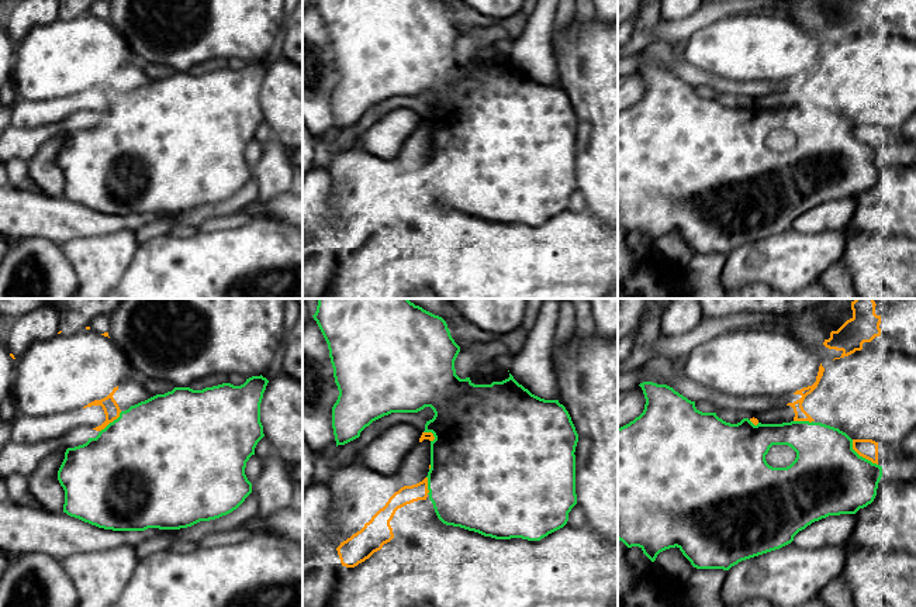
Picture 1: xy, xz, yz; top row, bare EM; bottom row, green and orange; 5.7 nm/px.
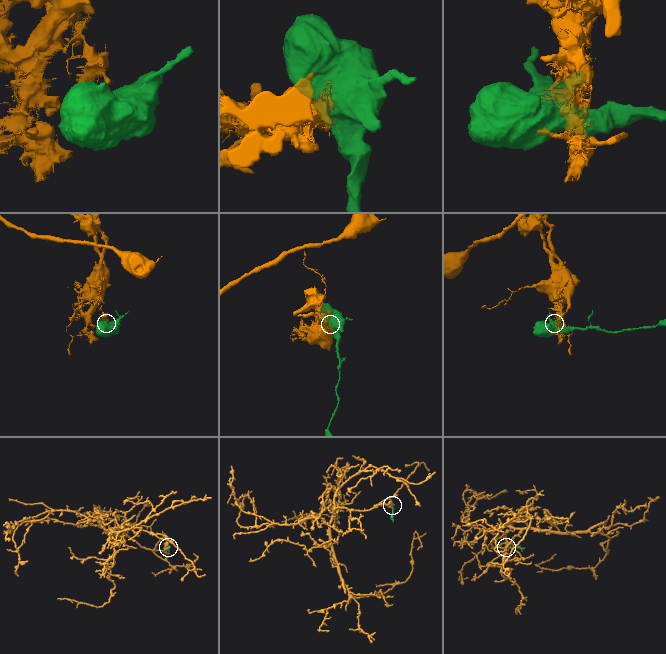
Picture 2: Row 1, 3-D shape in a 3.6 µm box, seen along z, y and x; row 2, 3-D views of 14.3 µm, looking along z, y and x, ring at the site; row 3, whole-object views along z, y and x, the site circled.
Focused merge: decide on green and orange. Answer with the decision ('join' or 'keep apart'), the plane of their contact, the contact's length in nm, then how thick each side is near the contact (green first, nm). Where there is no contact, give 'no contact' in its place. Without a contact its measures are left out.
keep apart | yz | 220 nm | 440/110 nm

